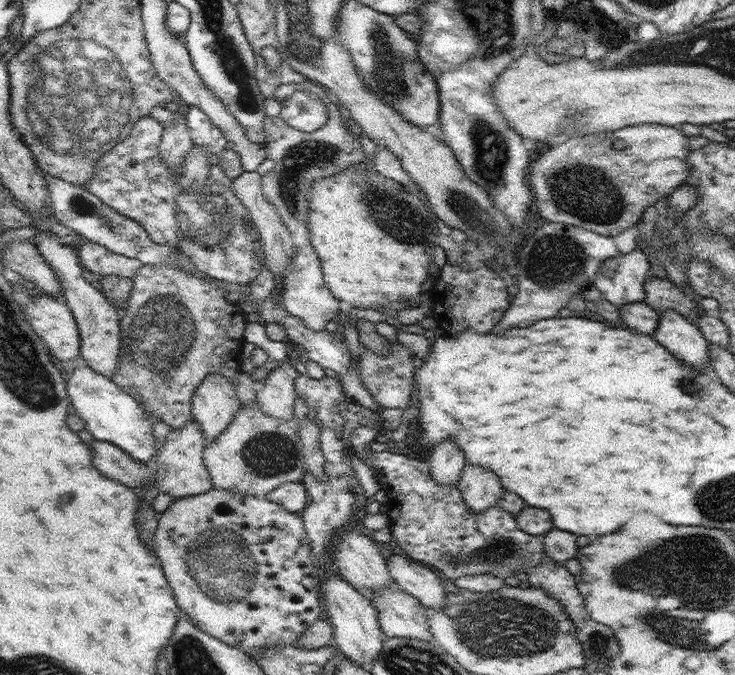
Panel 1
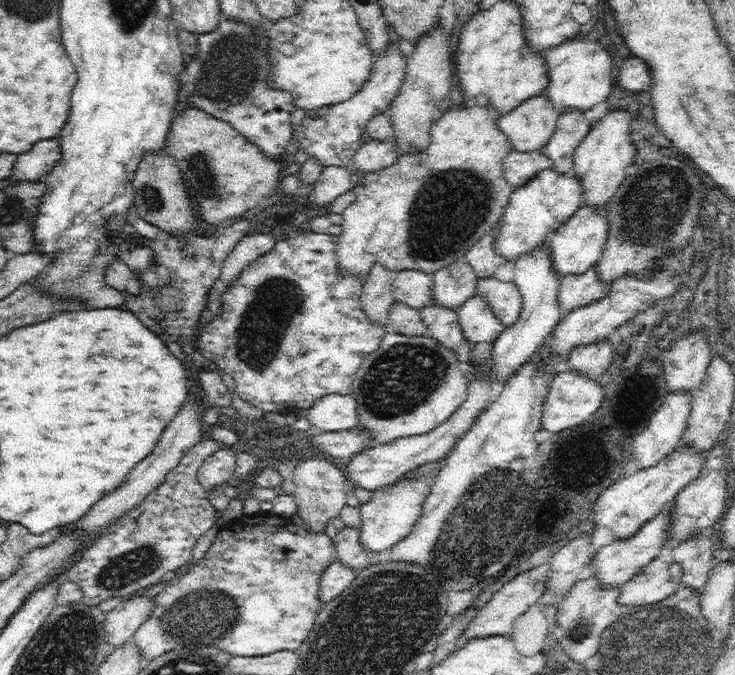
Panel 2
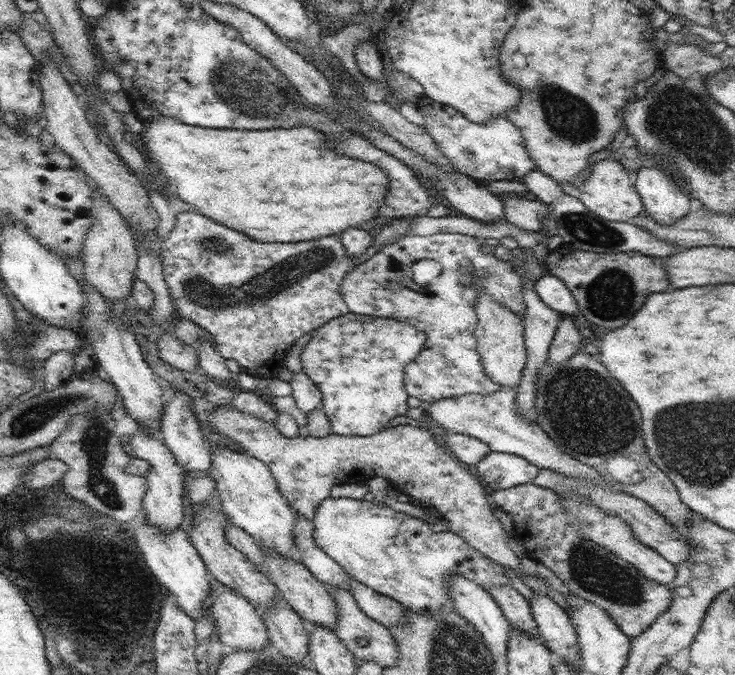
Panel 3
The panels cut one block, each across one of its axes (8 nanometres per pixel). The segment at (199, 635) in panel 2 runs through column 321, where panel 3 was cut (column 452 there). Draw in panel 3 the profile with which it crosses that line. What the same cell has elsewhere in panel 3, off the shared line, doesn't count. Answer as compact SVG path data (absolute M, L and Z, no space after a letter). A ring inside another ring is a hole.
M330 496L320 502L312 521L316 544L332 560L336 560L351 579L362 582L371 590L400 602L405 611L410 613L435 614L443 609L452 609L453 599L448 582L454 574L460 574L476 582L486 591L489 590L488 586L511 584L506 569L501 564L479 553L460 535L454 534L451 530L434 532L430 522L397 512L386 503Z

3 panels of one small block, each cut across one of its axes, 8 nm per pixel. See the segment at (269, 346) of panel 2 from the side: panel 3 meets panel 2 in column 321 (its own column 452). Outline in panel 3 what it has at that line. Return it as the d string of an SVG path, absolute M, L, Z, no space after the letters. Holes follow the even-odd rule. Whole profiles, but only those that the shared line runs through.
M438 233L428 236L410 235L404 236L386 246L384 249L366 260L358 263L350 269L340 283L340 294L348 305L349 312L368 317L389 318L408 322L416 326L418 330L426 333L424 348L420 349L418 357L404 367L405 390L410 397L416 397L425 404L442 400L442 398L454 398L466 394L491 396L501 390L500 384L490 380L484 372L481 356L477 349L475 328L477 327L477 314L475 302L478 294L488 294L496 302L508 306L518 316L525 314L522 292L522 280L516 273L514 265L510 261L504 261L490 252L490 247L481 246L478 239L472 235L460 233ZM434 260L441 264L442 273L432 284L420 286L410 277L410 266L416 261Z

